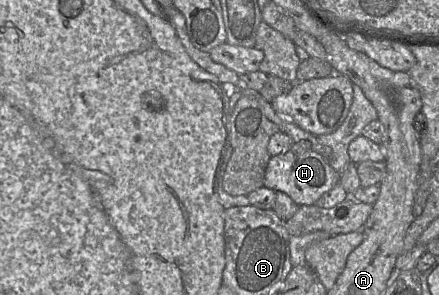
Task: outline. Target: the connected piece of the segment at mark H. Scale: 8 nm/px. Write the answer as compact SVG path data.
M307 142L293 143L288 151L270 158L264 186L288 195L298 206L314 205L326 192L339 183L340 175L325 158L311 151Z

